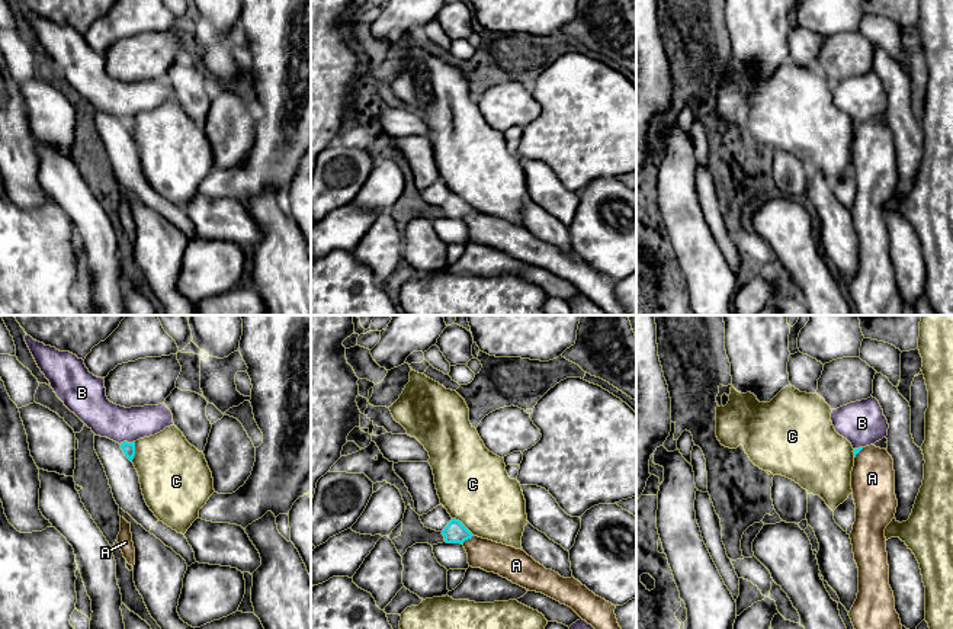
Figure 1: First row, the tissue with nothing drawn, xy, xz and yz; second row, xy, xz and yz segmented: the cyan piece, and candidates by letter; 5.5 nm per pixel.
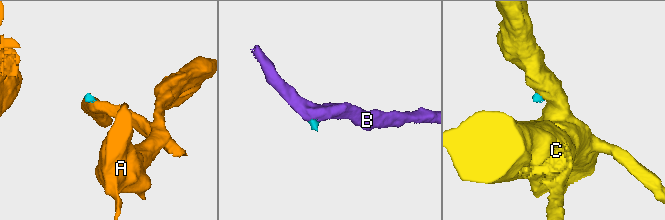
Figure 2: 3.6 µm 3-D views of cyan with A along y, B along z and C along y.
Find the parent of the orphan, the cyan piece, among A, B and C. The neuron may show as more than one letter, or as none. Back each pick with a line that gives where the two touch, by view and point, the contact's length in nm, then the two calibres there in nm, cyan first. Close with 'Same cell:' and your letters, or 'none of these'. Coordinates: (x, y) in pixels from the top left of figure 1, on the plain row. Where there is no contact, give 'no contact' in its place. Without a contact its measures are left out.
B: meets cyan in xy at (127, 116); contact 90 nm long; 70 nm thick on the cyan side, 200 nm on the other
Same cell: B

